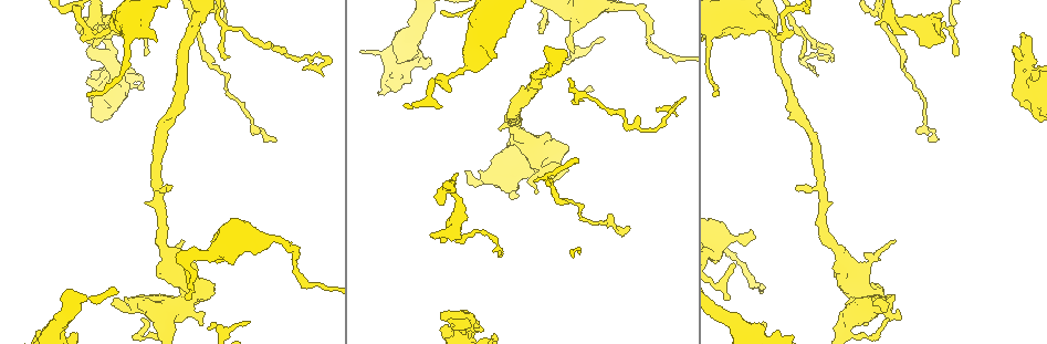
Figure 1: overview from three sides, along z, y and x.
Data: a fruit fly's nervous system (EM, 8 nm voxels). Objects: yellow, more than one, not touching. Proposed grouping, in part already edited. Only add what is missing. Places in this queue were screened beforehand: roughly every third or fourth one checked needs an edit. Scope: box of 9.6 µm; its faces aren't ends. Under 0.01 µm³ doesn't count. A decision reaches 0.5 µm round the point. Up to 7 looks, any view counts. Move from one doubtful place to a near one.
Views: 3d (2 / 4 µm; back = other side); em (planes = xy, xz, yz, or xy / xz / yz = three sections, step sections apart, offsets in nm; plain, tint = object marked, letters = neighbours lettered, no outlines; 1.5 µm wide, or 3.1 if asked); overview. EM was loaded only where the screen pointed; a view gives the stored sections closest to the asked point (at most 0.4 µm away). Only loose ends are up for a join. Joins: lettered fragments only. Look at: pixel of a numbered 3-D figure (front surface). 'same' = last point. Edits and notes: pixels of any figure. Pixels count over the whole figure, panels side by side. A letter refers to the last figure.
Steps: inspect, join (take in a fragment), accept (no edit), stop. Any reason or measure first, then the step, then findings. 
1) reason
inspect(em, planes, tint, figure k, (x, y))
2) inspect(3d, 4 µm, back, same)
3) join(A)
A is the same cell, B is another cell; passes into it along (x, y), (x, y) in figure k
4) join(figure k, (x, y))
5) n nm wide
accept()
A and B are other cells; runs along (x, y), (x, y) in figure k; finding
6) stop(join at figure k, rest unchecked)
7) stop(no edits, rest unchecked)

branch stops here
inspect(em, planes, letters, figure 1, (76, 333))

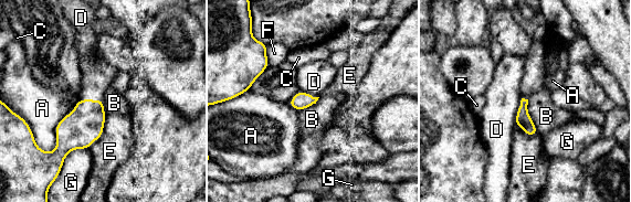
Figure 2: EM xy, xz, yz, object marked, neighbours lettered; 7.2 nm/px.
A touches over 440 nm
accept()
A, B, C, D, E, F and G are other cells; border along (527, 99), (527, 113), (538, 134) in figure 2; no lettered fragment goes on from it

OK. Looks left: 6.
thin end
inspect(em, planes, letters, figure 1, (732, 265))

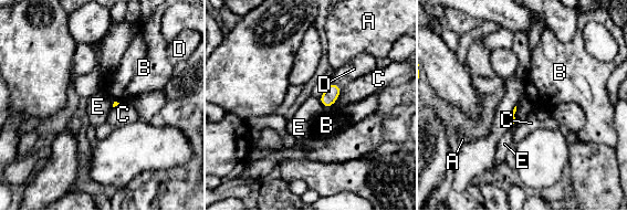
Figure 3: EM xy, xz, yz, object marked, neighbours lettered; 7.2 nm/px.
C touches over 180 nm
accept()
A, B, C, D and E are other cells; border along (332, 82), (342, 90) in figure 3; no lettered fragment goes on from it

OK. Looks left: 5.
free end
inspect(em, planes, letters, figure 1, (906, 32))

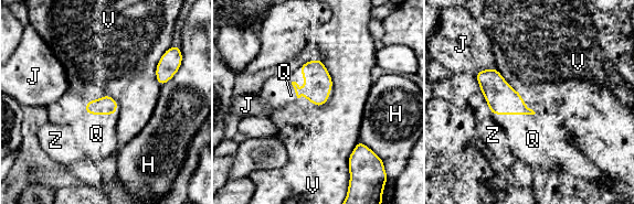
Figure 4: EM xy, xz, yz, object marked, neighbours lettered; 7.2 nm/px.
join(Q)
Q is the same cell, H, J, V and Z are other cells; the cell continues

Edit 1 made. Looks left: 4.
stop(join at figure 4, rest unchecked)

